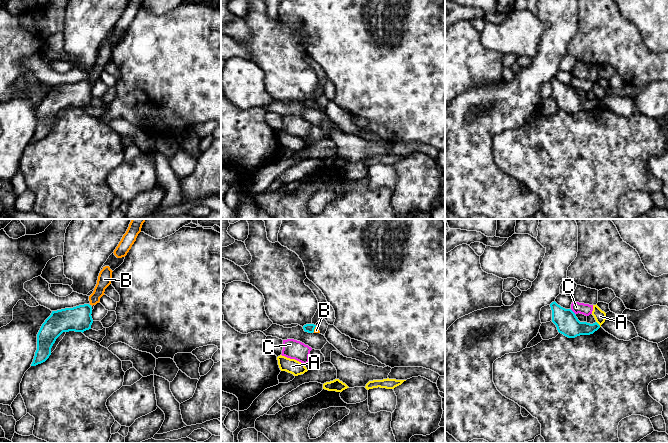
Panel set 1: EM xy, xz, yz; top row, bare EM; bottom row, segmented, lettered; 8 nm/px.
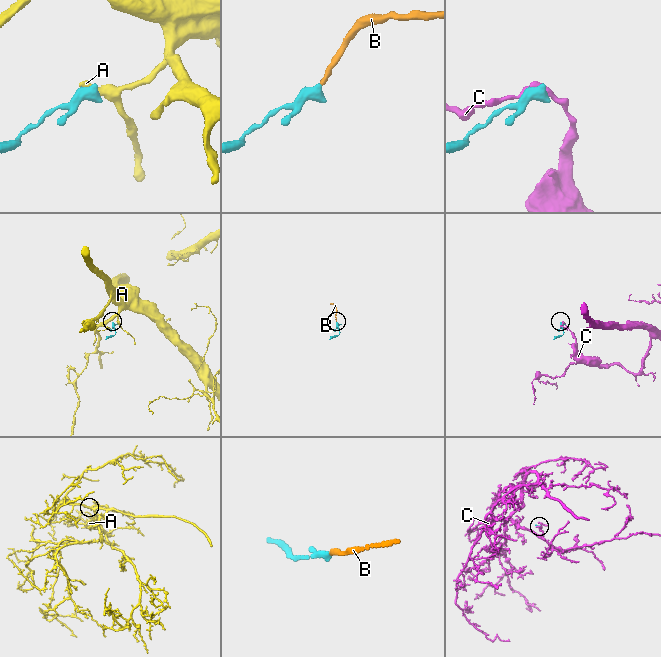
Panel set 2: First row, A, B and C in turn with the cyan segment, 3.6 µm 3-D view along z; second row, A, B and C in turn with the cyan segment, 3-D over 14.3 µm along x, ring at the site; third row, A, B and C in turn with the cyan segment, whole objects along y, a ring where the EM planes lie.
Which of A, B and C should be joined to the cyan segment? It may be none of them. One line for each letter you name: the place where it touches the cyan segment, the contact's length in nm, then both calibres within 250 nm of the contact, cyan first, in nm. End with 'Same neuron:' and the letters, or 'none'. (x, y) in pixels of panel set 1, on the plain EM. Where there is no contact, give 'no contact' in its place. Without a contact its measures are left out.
B: xz (314, 104) | 50 nm | 70/50 nm
Same neuron: B

